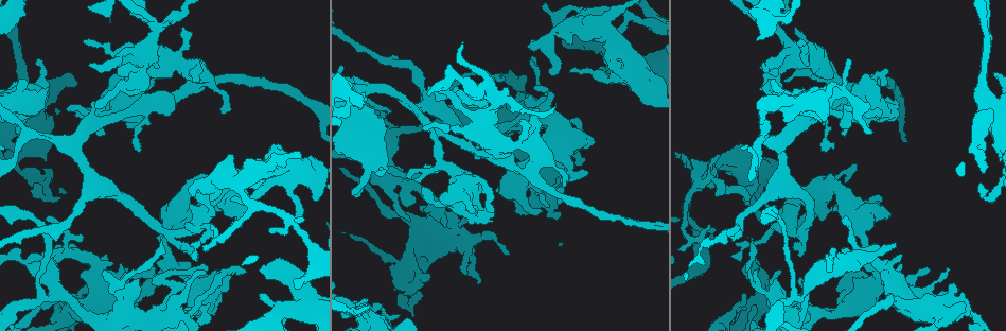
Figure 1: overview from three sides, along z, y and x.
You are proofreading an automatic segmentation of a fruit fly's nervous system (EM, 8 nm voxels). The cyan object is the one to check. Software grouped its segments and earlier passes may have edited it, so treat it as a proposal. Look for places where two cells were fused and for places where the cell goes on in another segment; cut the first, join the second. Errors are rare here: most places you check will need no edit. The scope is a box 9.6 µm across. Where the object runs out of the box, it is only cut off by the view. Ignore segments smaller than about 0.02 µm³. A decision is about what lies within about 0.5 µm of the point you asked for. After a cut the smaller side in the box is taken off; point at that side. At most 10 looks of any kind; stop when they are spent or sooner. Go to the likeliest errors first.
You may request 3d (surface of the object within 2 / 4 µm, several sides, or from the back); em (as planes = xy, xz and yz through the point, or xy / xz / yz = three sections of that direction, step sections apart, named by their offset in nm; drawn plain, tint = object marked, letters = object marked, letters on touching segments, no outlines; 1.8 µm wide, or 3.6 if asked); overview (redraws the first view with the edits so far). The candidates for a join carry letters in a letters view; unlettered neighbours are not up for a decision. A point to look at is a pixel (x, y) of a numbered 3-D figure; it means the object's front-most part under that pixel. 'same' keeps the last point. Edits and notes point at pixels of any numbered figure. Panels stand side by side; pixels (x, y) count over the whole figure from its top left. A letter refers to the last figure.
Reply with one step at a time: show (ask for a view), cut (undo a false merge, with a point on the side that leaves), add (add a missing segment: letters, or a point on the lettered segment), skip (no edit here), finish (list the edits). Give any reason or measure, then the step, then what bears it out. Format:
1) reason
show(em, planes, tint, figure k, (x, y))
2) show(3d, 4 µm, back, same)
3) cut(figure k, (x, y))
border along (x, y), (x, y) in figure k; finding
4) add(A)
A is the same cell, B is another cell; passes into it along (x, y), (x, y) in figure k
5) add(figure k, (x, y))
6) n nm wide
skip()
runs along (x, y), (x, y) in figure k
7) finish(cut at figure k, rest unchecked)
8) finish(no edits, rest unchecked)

an open end
show(3d, 4 µm, figure 1, (192, 196))

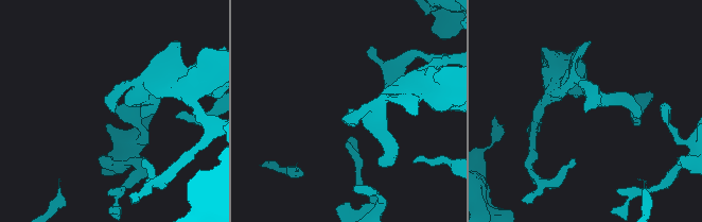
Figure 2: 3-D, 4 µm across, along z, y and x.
need the tissue
show(em, planes, letters, figure 2, (350, 111))

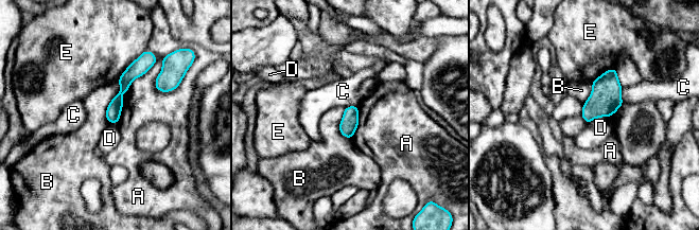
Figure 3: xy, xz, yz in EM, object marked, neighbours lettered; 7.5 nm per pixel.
skip()
A, B, C, D and E are other cells; border along (622, 86), (621, 99), (624, 102) in figure 3; no lettered segment goes on from it

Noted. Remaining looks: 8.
branch stops here
show(em, planes, letters, figure 1, (711, 232))

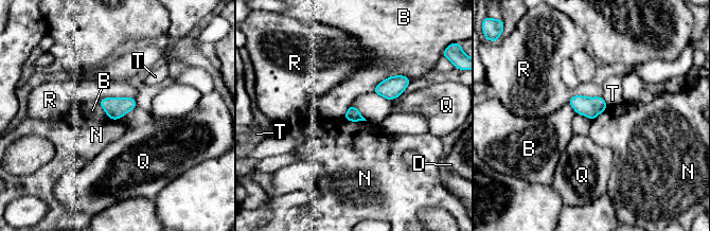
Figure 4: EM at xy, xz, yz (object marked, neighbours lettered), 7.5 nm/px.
100 nm wide
skip()
B, D, N, Q, R and T are other cells; none of them fits

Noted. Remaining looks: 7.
thick turns thin
show(3d, 4 µm, figure 1, (760, 202))

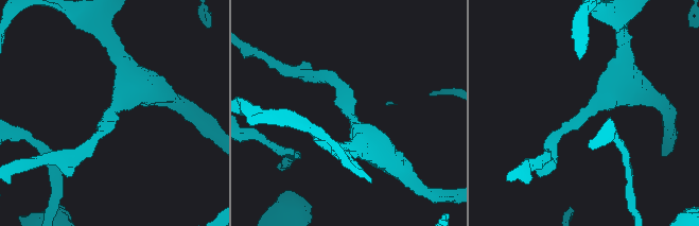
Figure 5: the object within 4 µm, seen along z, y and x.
show(em, planes, plain, figure 5, (351, 116))

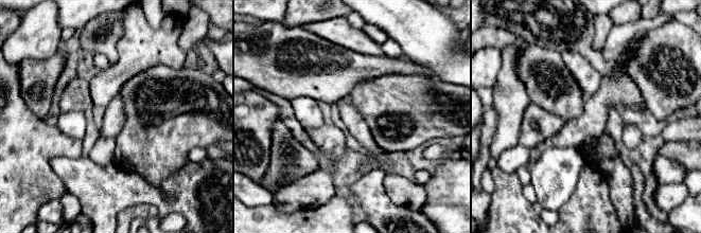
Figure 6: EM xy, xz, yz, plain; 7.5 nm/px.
show(em, planes, letters, same)

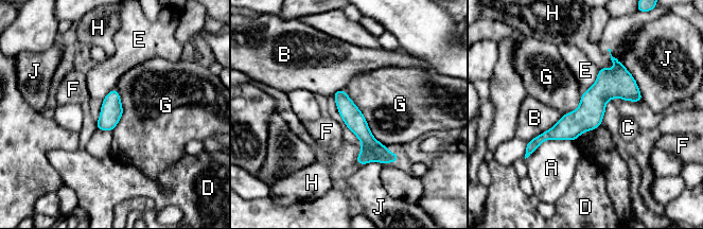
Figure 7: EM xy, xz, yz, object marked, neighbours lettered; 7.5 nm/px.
skip()
A, B, C, D, E, F, G, H and J are other cells; border along (343, 89), (385, 146) in figure 7; one cell here

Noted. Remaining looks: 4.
three-way junction
show(em, planes, letters, figure 1, (495, 106))

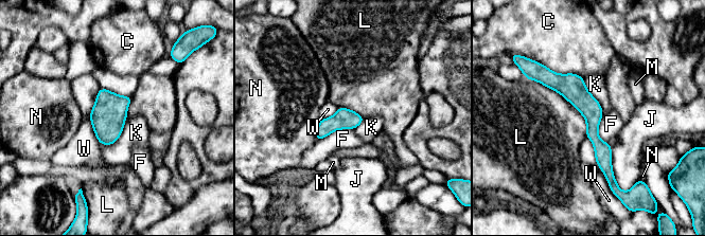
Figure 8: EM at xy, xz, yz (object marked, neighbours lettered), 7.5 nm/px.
L touches over 600 nm
skip()
C, F, J, K, L, M, N and W are other cells; one cell here

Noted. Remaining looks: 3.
finish(no edits, rest unchecked)

